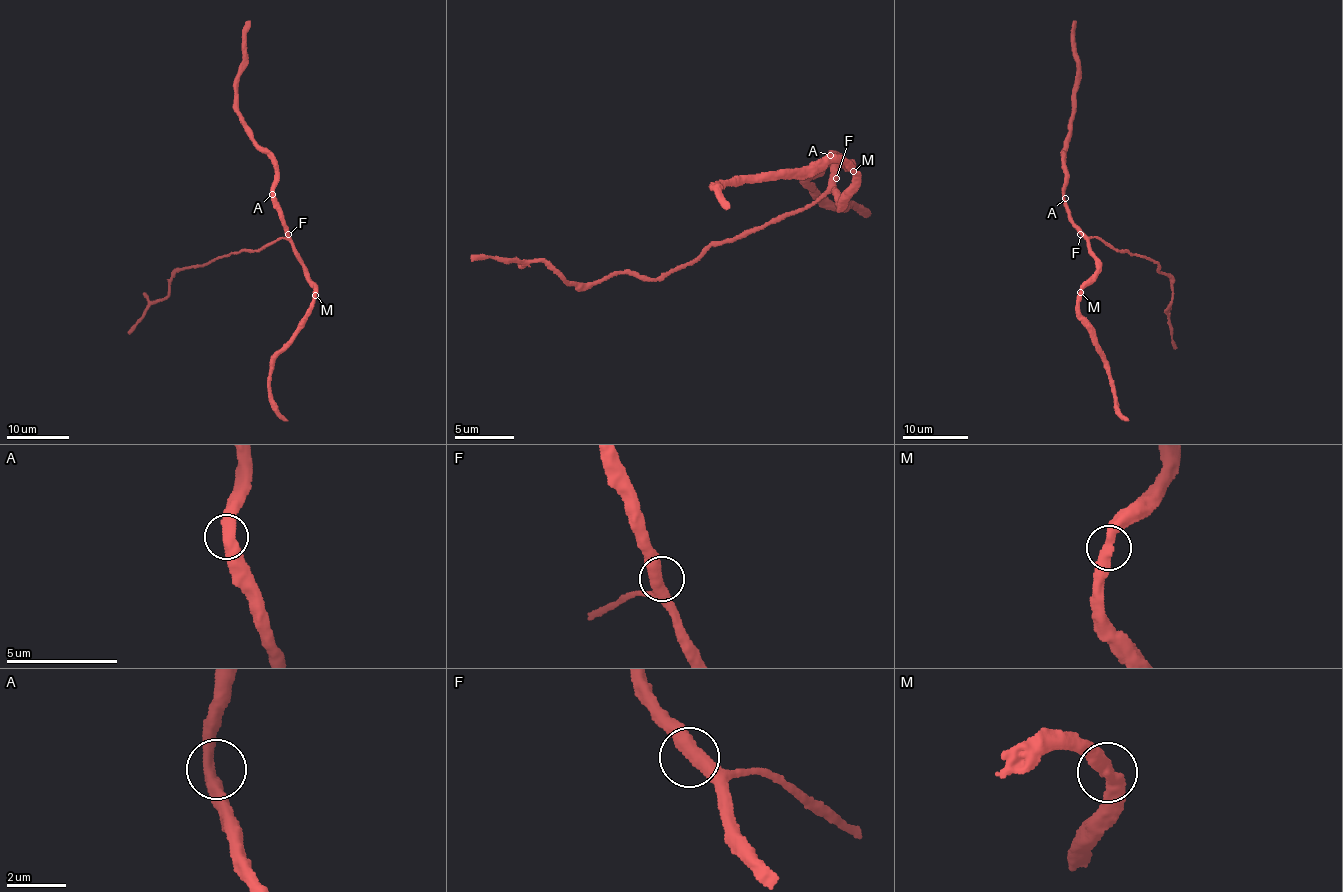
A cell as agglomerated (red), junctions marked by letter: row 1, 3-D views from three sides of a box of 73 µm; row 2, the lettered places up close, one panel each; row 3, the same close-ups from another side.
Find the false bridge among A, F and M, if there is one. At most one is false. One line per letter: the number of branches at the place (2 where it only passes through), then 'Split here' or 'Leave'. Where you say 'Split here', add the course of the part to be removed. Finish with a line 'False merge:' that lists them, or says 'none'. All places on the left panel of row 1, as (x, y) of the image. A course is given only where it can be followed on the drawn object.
A: Branches: 2. Leave
F: Branches: 2. Leave
M: Branches: 2. Leave
False merge: none

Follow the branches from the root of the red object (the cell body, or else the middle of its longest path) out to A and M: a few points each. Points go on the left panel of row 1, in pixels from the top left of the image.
A: (286, 232), (281, 212), (272, 194)
M: (286, 232), (296, 257), (303, 264), (305, 279), (314, 289), (314, 294)

